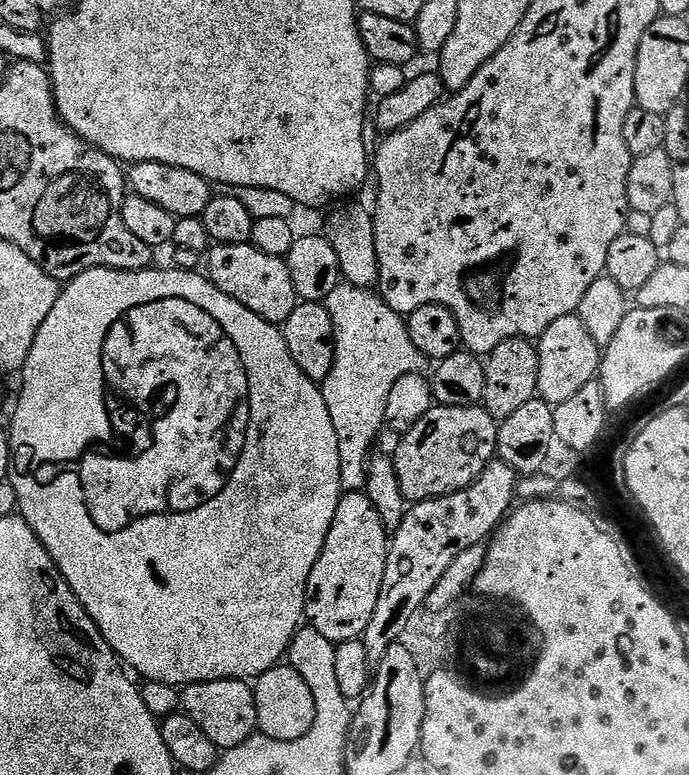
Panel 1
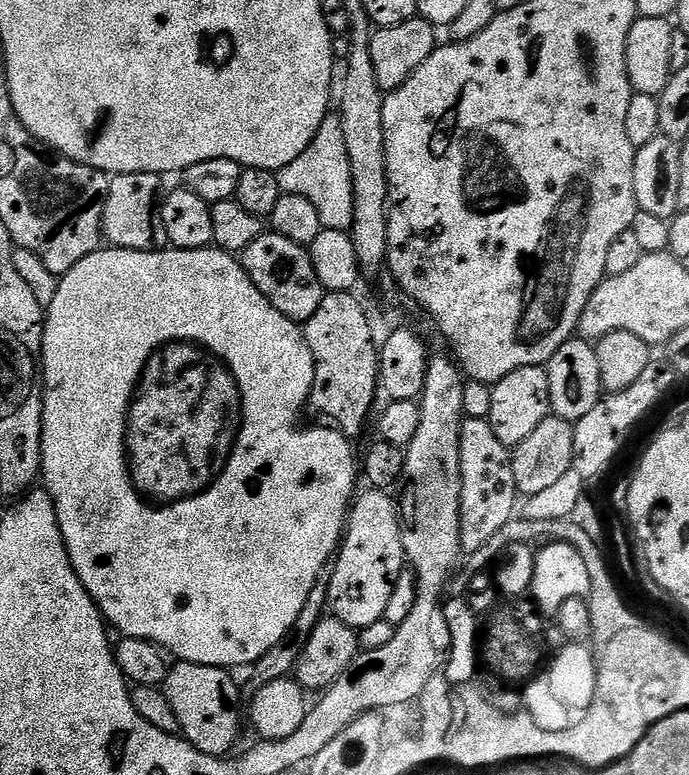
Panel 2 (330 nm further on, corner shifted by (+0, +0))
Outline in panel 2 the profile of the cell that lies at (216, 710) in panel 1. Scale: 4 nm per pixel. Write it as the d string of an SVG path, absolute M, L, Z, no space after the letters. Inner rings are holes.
M176 662L169 667L162 685L170 707L178 714L184 739L213 758L227 757L240 736L240 688L232 676L223 668Z

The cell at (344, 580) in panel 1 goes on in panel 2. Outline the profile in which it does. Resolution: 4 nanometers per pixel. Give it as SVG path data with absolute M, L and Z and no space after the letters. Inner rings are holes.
M361 491L352 501L344 535L327 577L331 615L357 630L384 619L390 594L394 594L394 586L406 570L397 501L393 497L391 500L387 491L367 491Z

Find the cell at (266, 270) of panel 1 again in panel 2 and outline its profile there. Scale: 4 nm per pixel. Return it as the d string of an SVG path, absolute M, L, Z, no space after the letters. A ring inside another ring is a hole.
M268 230L246 246L242 263L249 282L260 291L260 295L266 297L269 304L281 312L284 319L306 322L314 318L314 310L322 306L326 293L322 282L318 282L318 274L314 274L312 253L305 245L290 242L290 238L282 238Z

